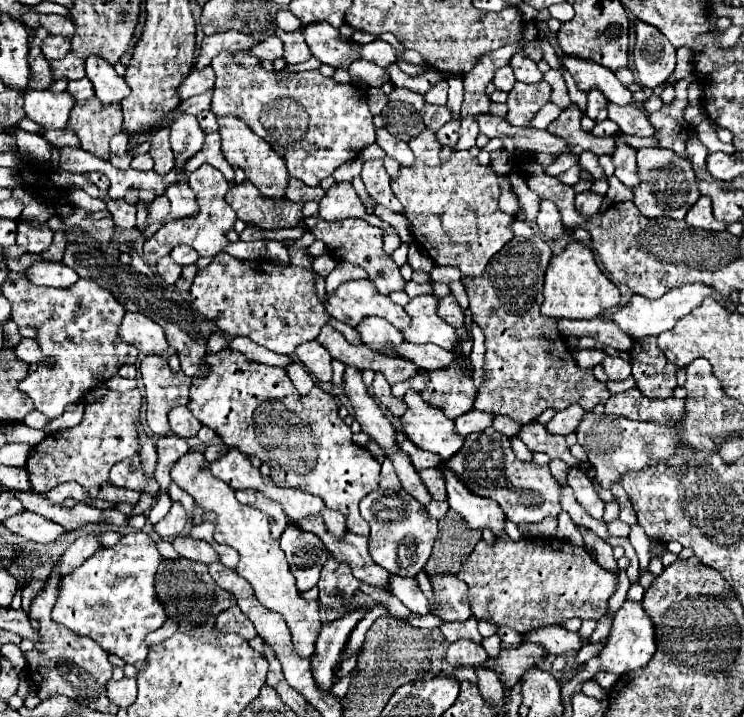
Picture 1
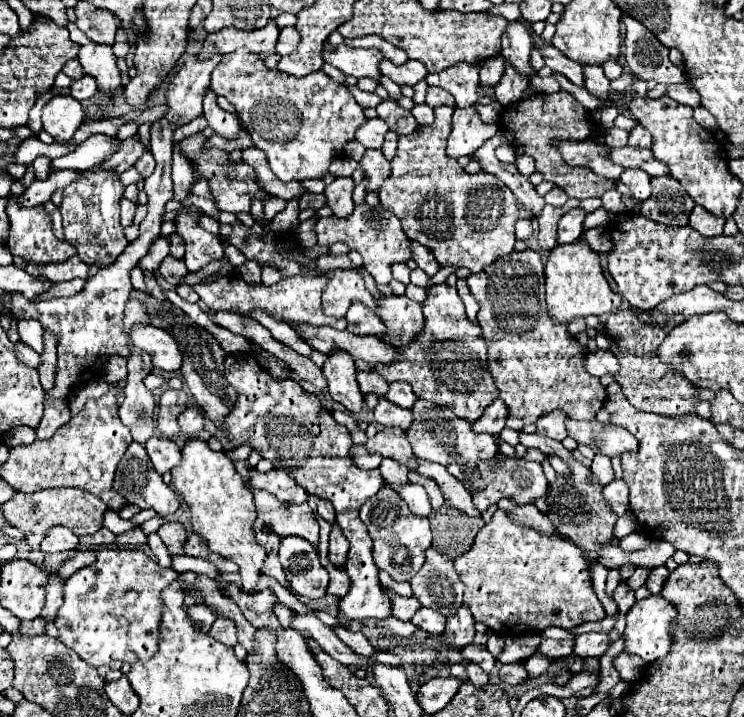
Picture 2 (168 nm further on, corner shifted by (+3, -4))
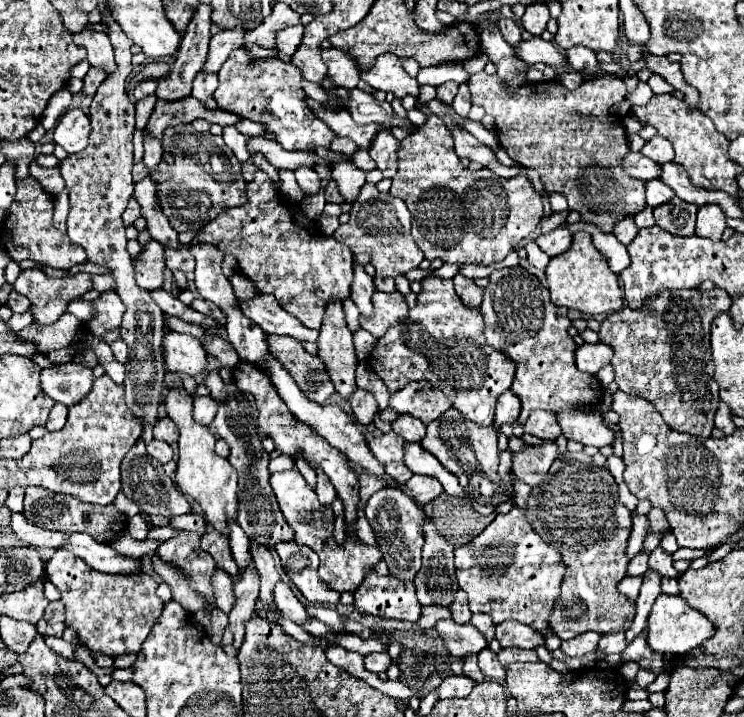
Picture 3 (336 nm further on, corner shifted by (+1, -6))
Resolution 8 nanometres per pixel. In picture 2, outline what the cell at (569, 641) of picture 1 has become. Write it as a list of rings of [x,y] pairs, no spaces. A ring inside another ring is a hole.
[[[580,634],[576,636],[574,640],[574,646],[572,646],[572,654],[578,656],[578,658],[586,658],[586,656],[602,656],[608,648],[608,634]]]

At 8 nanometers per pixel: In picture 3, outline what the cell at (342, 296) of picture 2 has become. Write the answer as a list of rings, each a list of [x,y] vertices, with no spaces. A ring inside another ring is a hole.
[[[256,170],[256,178],[246,184],[246,196],[246,204],[220,212],[216,220],[208,222],[202,230],[196,230],[192,244],[214,244],[224,254],[232,254],[238,260],[240,272],[244,272],[244,276],[256,286],[260,294],[276,296],[276,300],[286,312],[296,316],[306,328],[318,330],[326,304],[330,300],[344,300],[346,296],[350,296],[354,254],[350,252],[350,248],[346,248],[346,244],[322,236],[314,228],[314,220],[302,216],[298,204],[282,202],[278,188],[274,188],[274,182],[266,176],[266,172]]]

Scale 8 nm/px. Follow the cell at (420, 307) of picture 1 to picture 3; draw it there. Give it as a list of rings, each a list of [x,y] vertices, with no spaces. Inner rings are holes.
[[[374,292],[372,296],[374,312],[372,316],[360,316],[360,326],[374,334],[376,338],[384,336],[390,326],[394,326],[402,316],[406,316],[408,306],[404,302],[404,296],[400,292]]]

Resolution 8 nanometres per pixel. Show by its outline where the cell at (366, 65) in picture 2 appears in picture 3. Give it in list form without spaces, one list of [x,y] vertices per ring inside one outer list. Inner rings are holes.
[[[378,56],[374,68],[360,72],[360,78],[366,80],[374,90],[394,92],[398,98],[404,98],[408,94],[418,96],[420,92],[418,80],[406,74],[398,56]]]

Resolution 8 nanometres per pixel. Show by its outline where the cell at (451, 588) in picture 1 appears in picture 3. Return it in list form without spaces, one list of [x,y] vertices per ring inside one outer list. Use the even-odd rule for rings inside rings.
[[[424,522],[424,548],[422,568],[416,576],[416,594],[422,606],[450,606],[456,592],[456,568],[454,568],[454,546],[436,530],[436,526]]]

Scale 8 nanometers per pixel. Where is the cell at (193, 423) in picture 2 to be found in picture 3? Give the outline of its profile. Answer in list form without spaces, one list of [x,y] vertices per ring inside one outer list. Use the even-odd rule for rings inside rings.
[[[196,396],[194,398],[194,420],[202,426],[210,426],[218,412],[218,400],[212,396]]]

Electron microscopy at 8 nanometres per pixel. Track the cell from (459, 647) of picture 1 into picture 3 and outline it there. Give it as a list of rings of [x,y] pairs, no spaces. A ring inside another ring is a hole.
[[[484,648],[480,654],[478,654],[478,666],[480,670],[484,672],[484,676],[488,680],[506,680],[506,670],[504,666],[498,662],[498,656],[490,650],[490,648]]]

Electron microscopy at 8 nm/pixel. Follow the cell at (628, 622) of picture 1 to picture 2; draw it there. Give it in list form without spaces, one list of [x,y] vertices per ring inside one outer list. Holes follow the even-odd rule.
[[[660,596],[638,600],[624,616],[624,652],[640,656],[648,664],[664,658],[670,646],[670,620],[674,614],[672,604]]]

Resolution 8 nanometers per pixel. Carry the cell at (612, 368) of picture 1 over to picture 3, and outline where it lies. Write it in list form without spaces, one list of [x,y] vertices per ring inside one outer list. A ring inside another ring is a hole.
[[[584,342],[582,346],[576,348],[576,366],[578,370],[586,372],[586,374],[596,374],[602,366],[610,364],[612,360],[612,348],[602,344],[602,342],[596,342],[596,344],[588,344]]]

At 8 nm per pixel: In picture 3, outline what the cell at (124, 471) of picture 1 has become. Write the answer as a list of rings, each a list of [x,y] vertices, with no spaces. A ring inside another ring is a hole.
[[[138,440],[138,444],[134,444],[130,448],[130,452],[124,456],[120,470],[122,470],[124,496],[134,500],[142,512],[146,512],[150,516],[166,516],[166,518],[174,518],[174,516],[192,512],[192,506],[190,506],[186,494],[182,490],[178,490],[178,486],[172,482],[172,478],[166,478],[162,464],[158,460],[154,460],[152,456],[148,456],[146,444],[142,440]]]

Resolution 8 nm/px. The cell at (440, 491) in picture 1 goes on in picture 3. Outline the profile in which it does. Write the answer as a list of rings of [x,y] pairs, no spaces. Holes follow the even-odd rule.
[[[414,474],[406,484],[404,488],[408,490],[408,496],[414,498],[418,504],[428,504],[430,500],[434,500],[434,496],[440,496],[442,494],[442,484],[432,478],[432,476],[420,476],[420,474]]]

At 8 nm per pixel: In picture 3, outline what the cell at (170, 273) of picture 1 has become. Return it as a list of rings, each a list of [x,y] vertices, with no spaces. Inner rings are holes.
[[[186,246],[180,248],[166,248],[166,266],[170,270],[182,270],[182,272],[194,272],[194,256]]]

